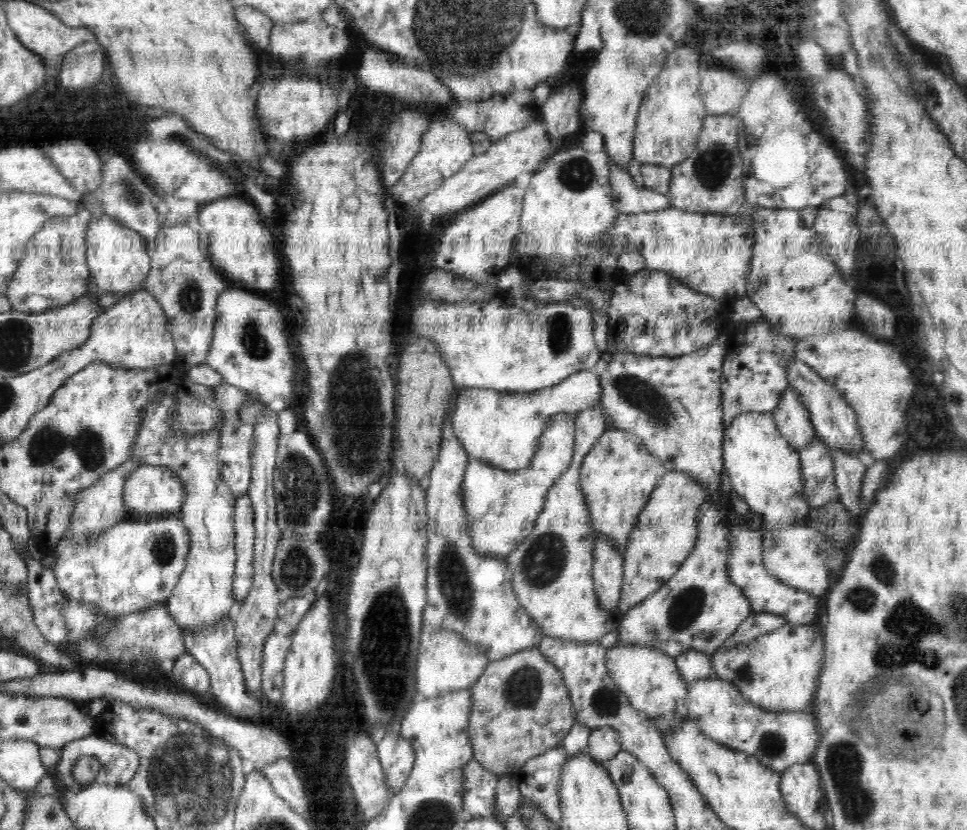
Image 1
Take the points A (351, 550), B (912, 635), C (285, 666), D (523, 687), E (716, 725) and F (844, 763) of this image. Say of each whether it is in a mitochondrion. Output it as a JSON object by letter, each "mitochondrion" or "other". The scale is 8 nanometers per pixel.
{"A":"other","B":"mitochondrion","C":"other","D":"mitochondrion","E":"other","F":"mitochondrion"}

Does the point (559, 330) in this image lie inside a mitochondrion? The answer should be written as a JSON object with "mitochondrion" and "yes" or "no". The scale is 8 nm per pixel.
{"mitochondrion":"yes"}

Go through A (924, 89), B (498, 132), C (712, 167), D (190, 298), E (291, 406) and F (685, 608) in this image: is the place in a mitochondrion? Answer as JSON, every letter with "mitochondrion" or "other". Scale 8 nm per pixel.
{"A":"mitochondrion","B":"other","C":"mitochondrion","D":"mitochondrion","E":"other","F":"mitochondrion"}

